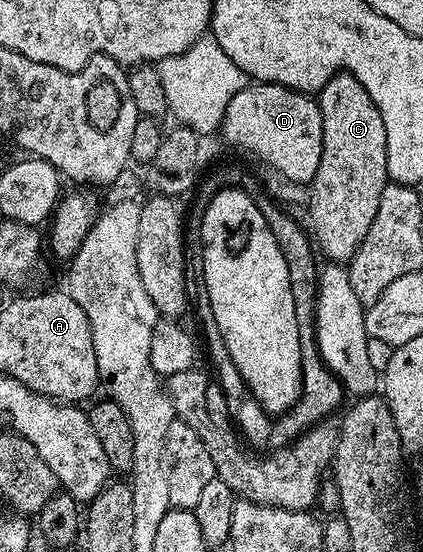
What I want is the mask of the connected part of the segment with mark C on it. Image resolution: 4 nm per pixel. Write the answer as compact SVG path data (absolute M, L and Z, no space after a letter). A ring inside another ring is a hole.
M349 71L330 77L318 92L318 102L322 113L322 161L318 161L318 173L311 181L312 192L308 195L308 215L312 218L310 231L322 255L324 250L328 258L325 260L348 261L358 245L362 245L362 237L366 237L370 221L374 221L374 213L378 213L378 201L382 201L384 188L390 182L386 165L386 125L382 125L382 113L378 105L374 105L370 93L366 93L362 81Z

